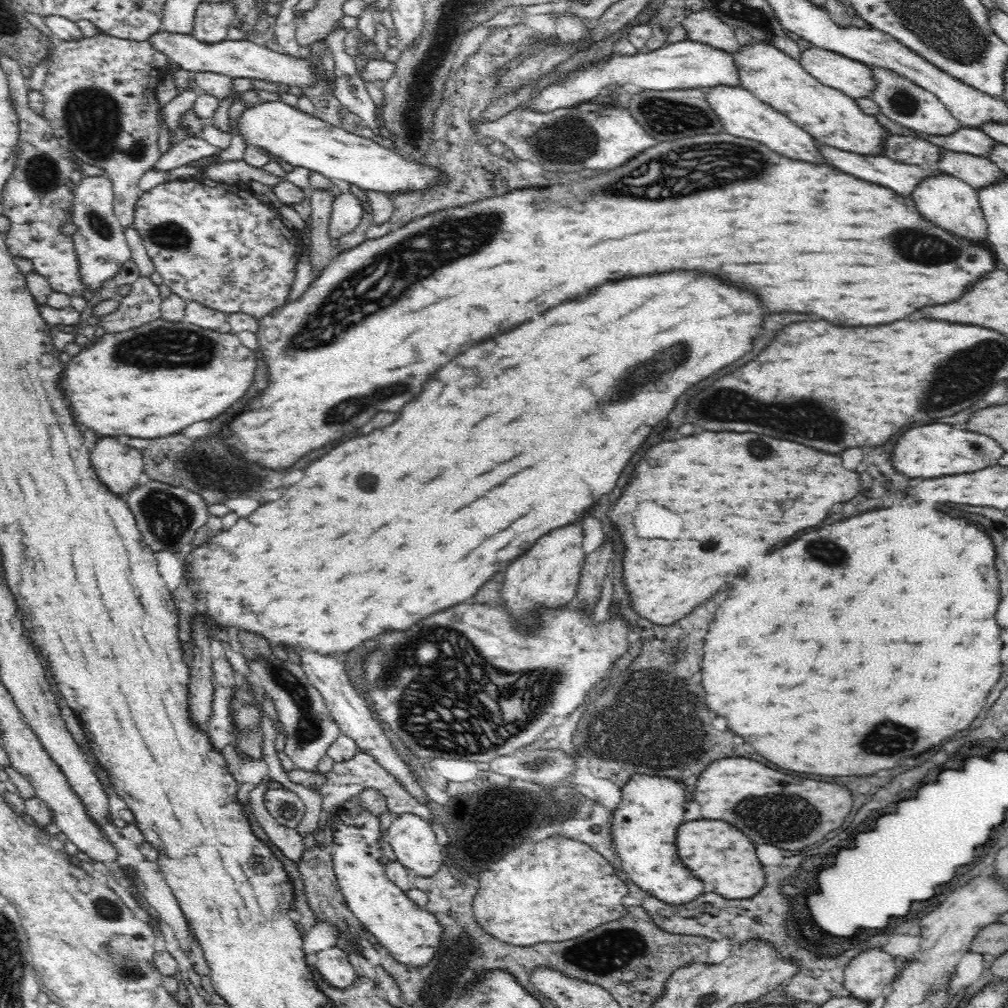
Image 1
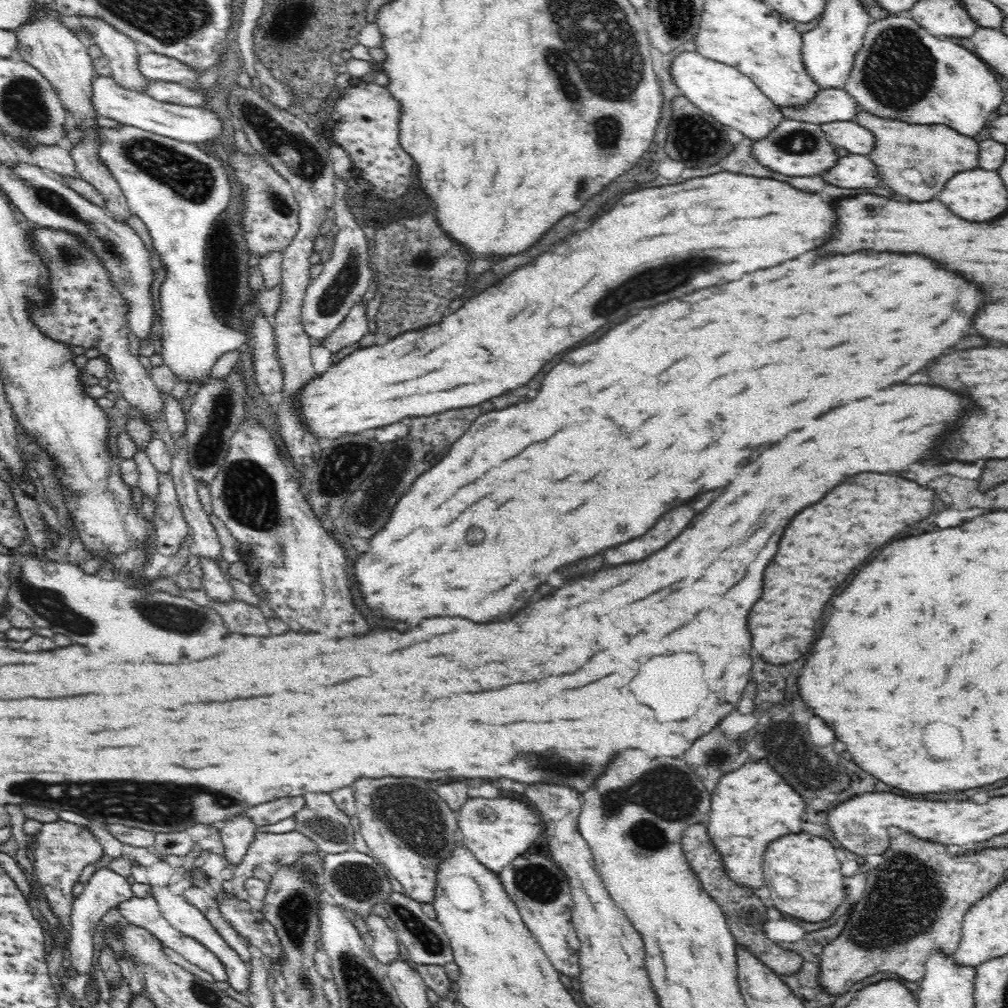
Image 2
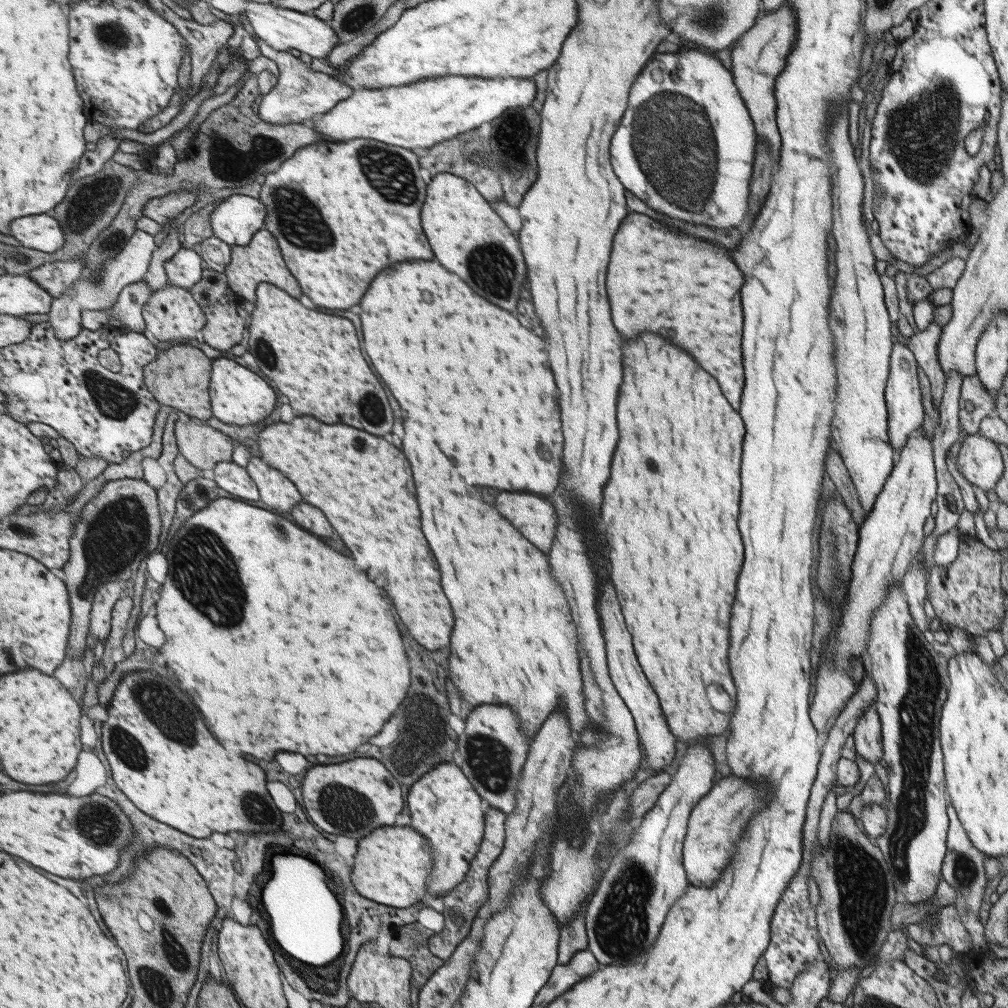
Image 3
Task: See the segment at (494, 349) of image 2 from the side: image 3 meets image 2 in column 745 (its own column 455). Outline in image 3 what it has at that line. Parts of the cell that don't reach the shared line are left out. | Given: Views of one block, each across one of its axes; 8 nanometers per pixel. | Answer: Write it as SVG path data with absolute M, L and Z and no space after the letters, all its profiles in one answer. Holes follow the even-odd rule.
M447 172L431 178L421 208L423 232L427 232L431 248L435 248L435 260L461 280L467 280L467 284L471 284L479 296L491 300L491 304L515 310L519 290L525 282L525 266L513 234L495 214L498 210L489 208L469 182Z

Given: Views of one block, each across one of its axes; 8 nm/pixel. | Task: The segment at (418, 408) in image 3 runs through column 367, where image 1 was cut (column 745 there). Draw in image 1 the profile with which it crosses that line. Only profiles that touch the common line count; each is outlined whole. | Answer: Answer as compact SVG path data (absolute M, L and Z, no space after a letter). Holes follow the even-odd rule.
M666 272L598 286L588 298L556 306L508 334L468 348L466 354L440 368L424 384L422 394L402 408L400 418L392 426L340 444L320 462L312 464L300 484L286 488L282 500L268 502L252 518L240 520L234 530L216 536L204 550L194 552L190 556L192 574L188 572L186 578L202 586L204 598L208 600L208 614L218 618L222 626L258 632L272 644L286 644L296 650L300 646L310 646L320 654L348 652L364 640L382 634L382 630L412 628L418 620L476 596L502 564L510 564L510 560L516 560L522 552L529 552L528 548L554 528L576 524L594 510L602 496L616 490L622 472L630 468L630 460L646 448L656 426L668 422L678 400L686 396L690 388L698 388L698 384L712 380L718 372L726 372L726 368L732 368L736 362L742 364L746 356L754 356L754 344L764 338L768 314L770 312L754 300L754 292L742 292L742 288L734 288L734 284L726 284L718 280L718 276L704 272Z

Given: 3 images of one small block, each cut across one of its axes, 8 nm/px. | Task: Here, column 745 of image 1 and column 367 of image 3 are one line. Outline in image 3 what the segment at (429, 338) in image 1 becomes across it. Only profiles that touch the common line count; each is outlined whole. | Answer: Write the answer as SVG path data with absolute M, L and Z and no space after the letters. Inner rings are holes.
M369 138L311 144L297 150L297 154L283 162L277 172L267 175L259 196L267 207L266 228L278 238L287 266L295 272L295 278L303 284L303 292L317 306L349 310L359 302L361 294L367 292L371 280L383 268L393 262L433 258L419 226L419 208L425 196L425 184L419 176L417 158L409 150Z

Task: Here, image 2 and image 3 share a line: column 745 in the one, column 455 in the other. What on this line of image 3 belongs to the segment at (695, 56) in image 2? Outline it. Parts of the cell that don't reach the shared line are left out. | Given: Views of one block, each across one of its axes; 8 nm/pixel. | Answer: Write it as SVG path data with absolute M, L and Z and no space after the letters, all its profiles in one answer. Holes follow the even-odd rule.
M439 76L425 78L413 84L378 88L378 90L354 90L354 94L337 104L332 111L327 112L312 121L317 132L327 134L333 140L353 140L353 138L373 138L383 144L399 146L399 148L429 148L431 145L449 142L460 133L475 129L483 122L491 122L501 115L505 108L529 106L535 98L537 88L530 78L474 78L473 76Z

